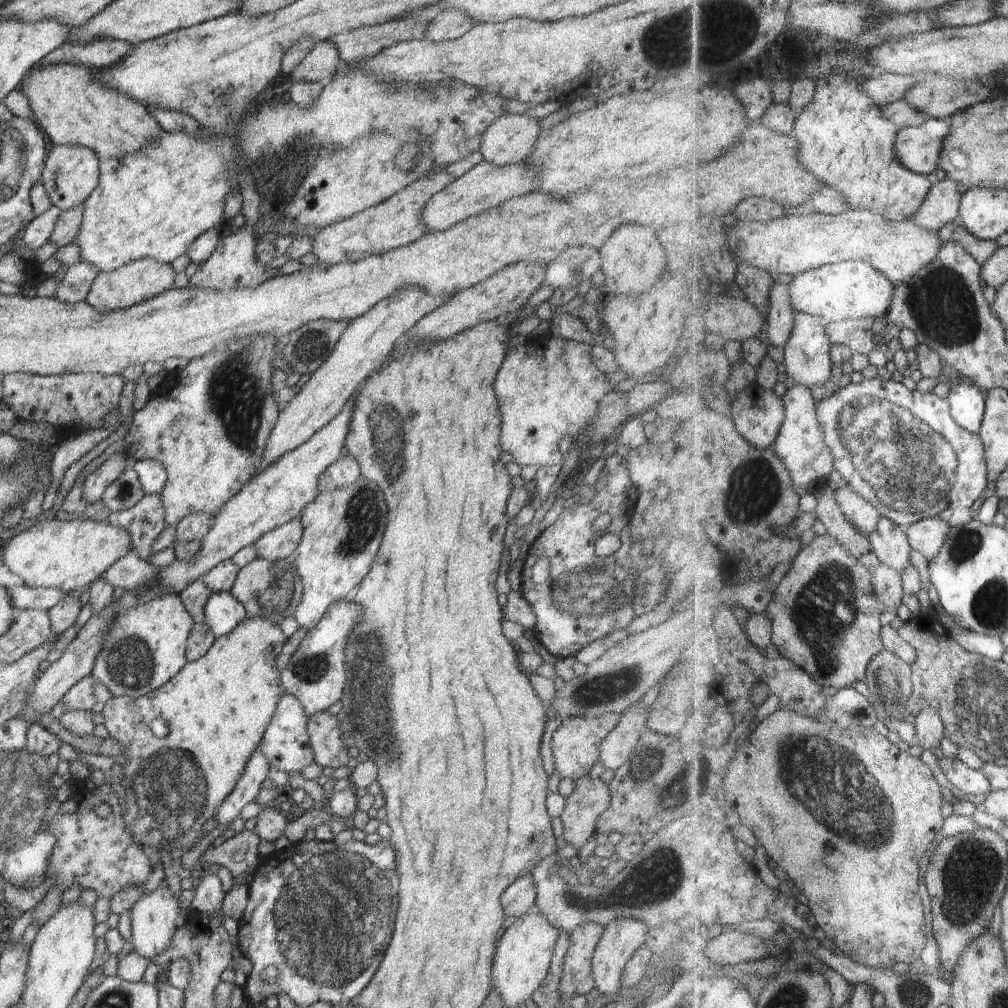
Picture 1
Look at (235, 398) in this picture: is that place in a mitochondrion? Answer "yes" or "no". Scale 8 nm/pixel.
yes

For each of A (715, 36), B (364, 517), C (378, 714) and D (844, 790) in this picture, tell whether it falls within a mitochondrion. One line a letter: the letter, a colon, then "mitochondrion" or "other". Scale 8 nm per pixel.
A: mitochondrion
B: mitochondrion
C: mitochondrion
D: mitochondrion

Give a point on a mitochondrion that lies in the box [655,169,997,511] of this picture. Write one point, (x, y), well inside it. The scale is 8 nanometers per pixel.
(941, 301)

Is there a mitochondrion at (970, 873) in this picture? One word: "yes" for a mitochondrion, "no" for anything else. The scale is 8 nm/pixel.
yes

